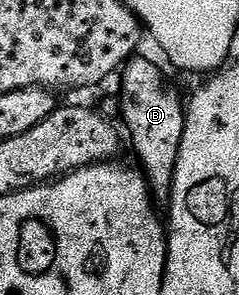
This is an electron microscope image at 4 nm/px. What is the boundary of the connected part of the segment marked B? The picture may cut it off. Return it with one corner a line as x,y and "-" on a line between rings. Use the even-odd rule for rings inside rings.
134,56
120,74
119,117
125,120
125,129
133,140
133,149
141,160
140,168
154,198
165,203
173,192
173,176
183,139
186,106
183,104
183,97
181,101
175,90
165,86
165,77
161,74
160,67
141,56

